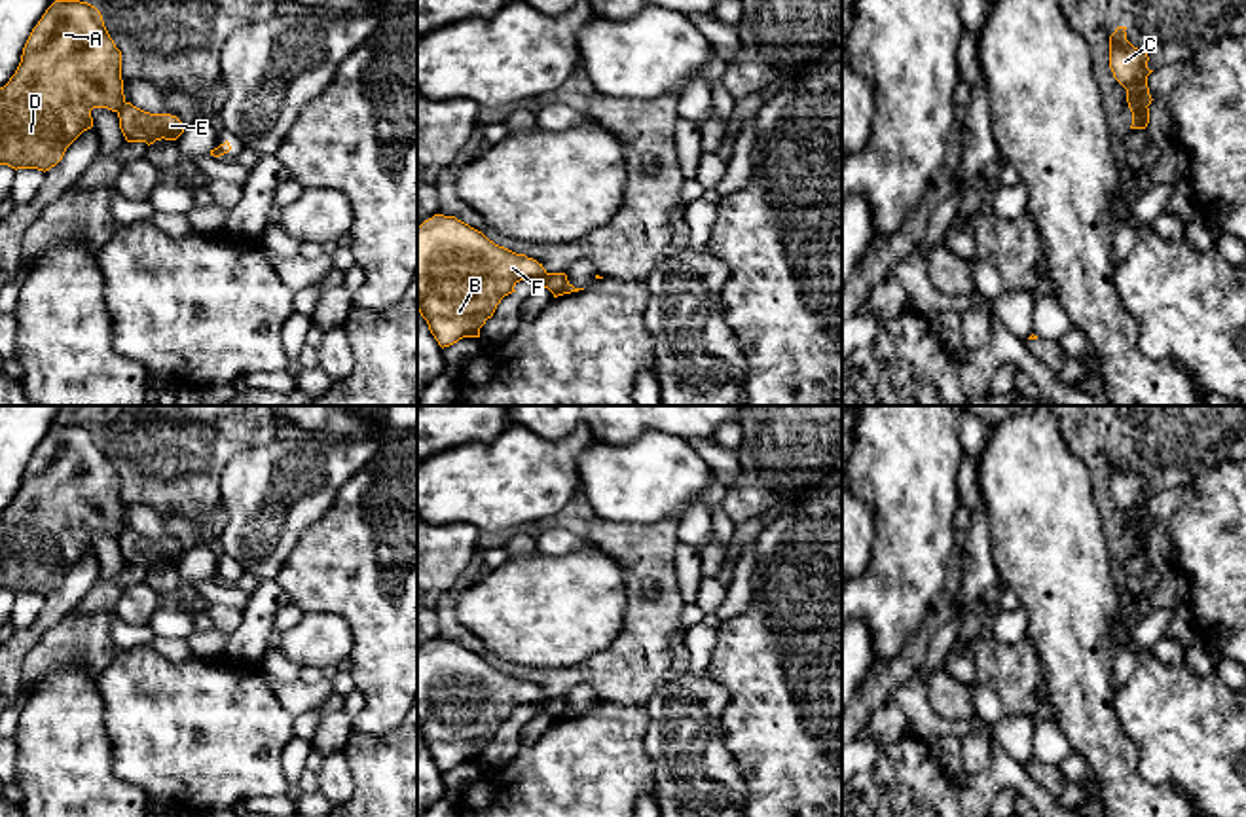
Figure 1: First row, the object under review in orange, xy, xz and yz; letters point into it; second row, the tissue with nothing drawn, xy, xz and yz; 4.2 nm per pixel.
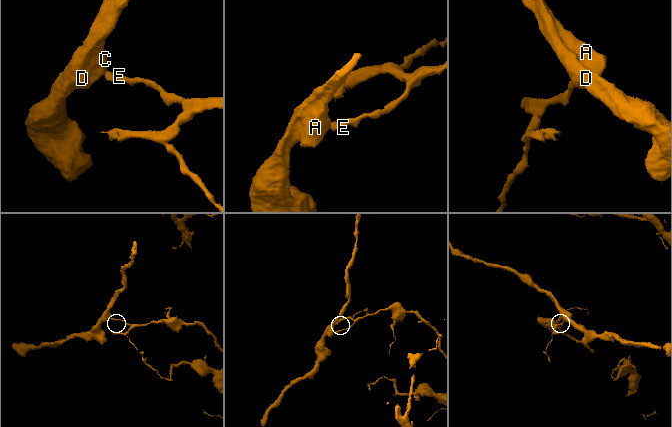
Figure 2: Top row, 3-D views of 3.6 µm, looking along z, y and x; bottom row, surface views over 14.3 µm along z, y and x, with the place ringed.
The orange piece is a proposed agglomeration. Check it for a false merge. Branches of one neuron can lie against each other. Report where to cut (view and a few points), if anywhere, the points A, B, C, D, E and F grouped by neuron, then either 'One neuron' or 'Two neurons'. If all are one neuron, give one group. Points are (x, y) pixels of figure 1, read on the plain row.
Split along yz (1146, 531), (1133, 541). Groups: A B C D F / E. Two neurons

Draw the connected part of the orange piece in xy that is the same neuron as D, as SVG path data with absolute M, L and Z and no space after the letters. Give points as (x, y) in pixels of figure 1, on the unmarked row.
M55 425L32 453L15 499L0 512L0 590L46 597L93 552L93 533L119 536L123 529L121 476L101 436L87 427Z

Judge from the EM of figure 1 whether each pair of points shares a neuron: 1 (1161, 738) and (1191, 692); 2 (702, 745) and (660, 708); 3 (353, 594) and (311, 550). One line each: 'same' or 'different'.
1: same
2: same
3: same

